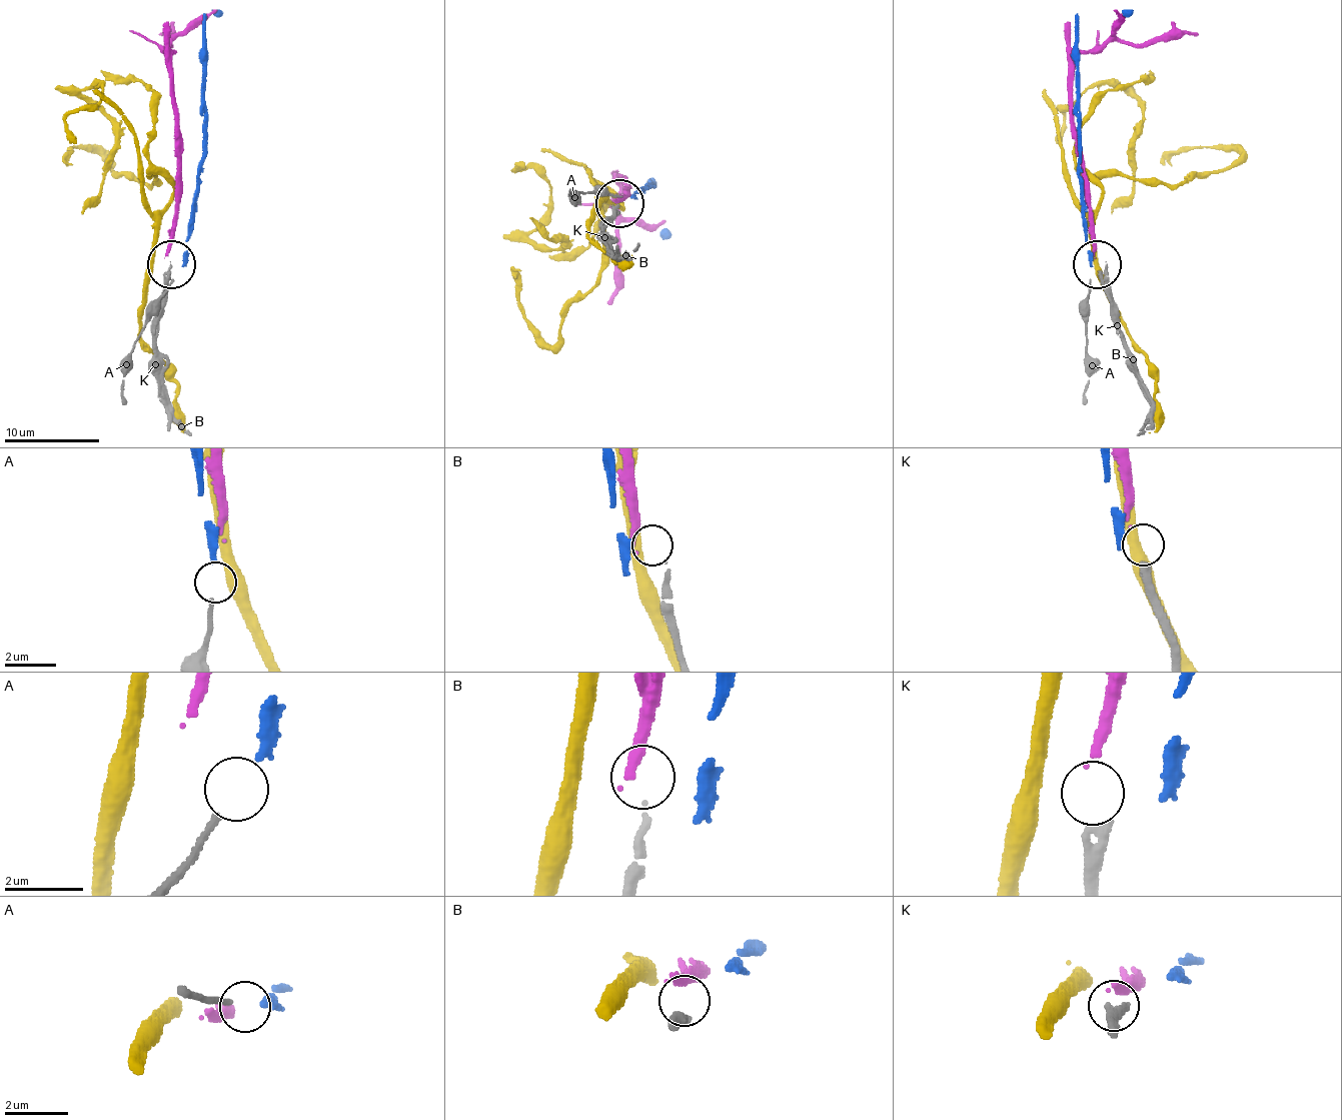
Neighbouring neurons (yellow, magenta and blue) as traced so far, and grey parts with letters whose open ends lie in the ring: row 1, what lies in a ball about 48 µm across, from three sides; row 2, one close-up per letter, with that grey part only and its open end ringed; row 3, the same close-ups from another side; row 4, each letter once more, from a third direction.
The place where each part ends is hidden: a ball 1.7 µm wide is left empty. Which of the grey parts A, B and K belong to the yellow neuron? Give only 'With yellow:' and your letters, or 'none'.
With yellow: none

